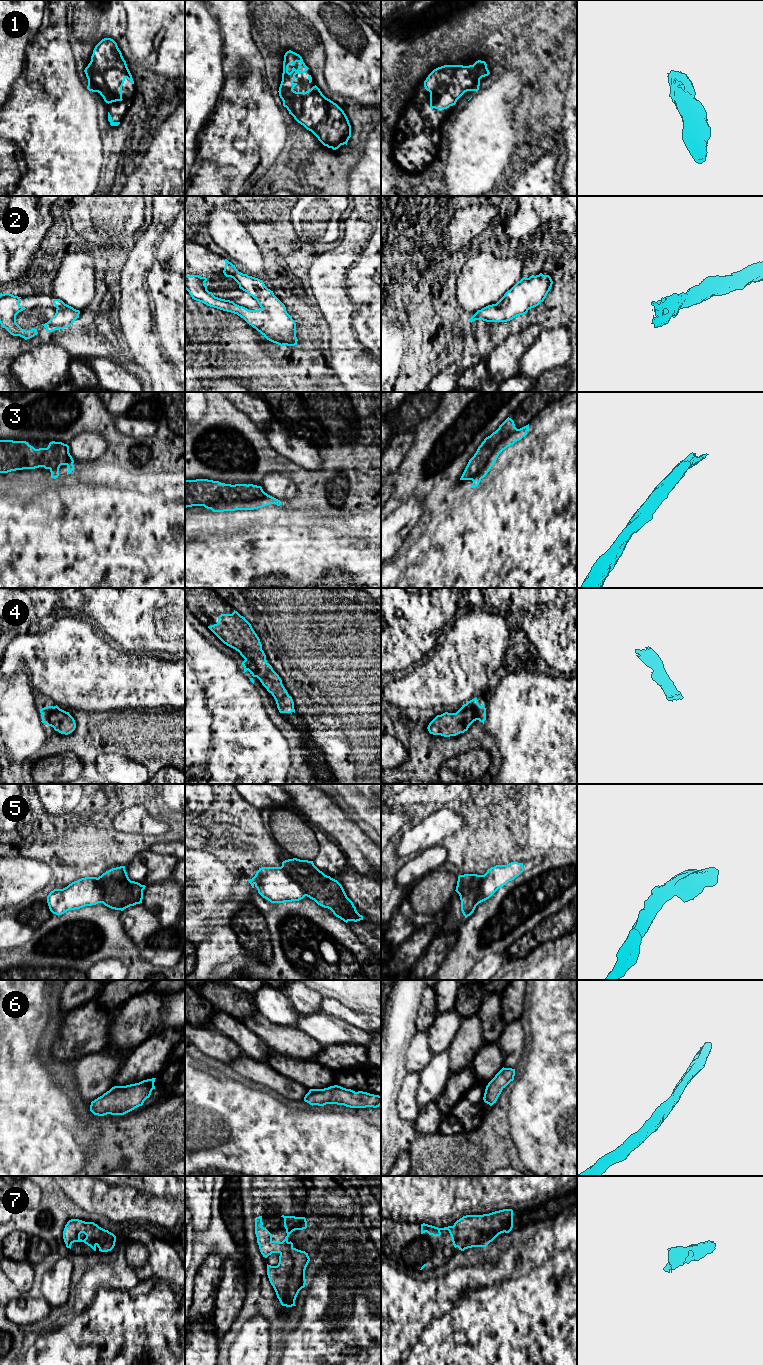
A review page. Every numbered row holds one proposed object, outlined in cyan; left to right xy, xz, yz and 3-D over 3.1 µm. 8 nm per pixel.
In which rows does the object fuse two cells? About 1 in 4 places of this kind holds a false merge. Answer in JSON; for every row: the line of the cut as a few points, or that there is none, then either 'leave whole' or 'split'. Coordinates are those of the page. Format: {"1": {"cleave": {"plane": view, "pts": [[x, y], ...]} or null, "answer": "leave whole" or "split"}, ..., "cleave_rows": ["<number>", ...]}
{"1": {"cleave": null, "answer": "leave whole"}, "2": {"cleave": null, "answer": "leave whole"}, "3": {"cleave": null, "answer": "leave whole"}, "4": {"cleave": null, "answer": "leave whole"}, "5": {"cleave": {"plane": "xz", "pts": [[281, 866], [306, 895]]}, "answer": "split"}, "6": {"cleave": null, "answer": "leave whole"}, "7": {"cleave": null, "answer": "leave whole"}, "cleave_rows": ["5"]}

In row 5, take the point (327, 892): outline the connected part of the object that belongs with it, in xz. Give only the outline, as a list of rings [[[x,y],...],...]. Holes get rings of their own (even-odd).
[[[293,858],[283,861],[281,867],[300,885],[307,897],[330,909],[336,917],[346,923],[363,920],[342,885],[320,871],[313,861]]]

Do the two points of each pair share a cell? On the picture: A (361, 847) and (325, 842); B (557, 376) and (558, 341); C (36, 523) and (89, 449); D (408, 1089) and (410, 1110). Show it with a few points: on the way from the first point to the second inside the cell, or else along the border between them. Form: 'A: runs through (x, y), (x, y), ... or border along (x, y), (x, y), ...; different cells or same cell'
A: border along (317, 830), (338, 846), (349, 864); different cells
B: border along (565, 364), (545, 370), (536, 378); different cells
C: border along (103, 453), (91, 462); different cells
D: runs through (408, 1094), (408, 1105); same cell

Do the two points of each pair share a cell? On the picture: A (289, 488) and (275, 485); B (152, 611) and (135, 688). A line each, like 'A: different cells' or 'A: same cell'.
A: same cell
B: different cells

